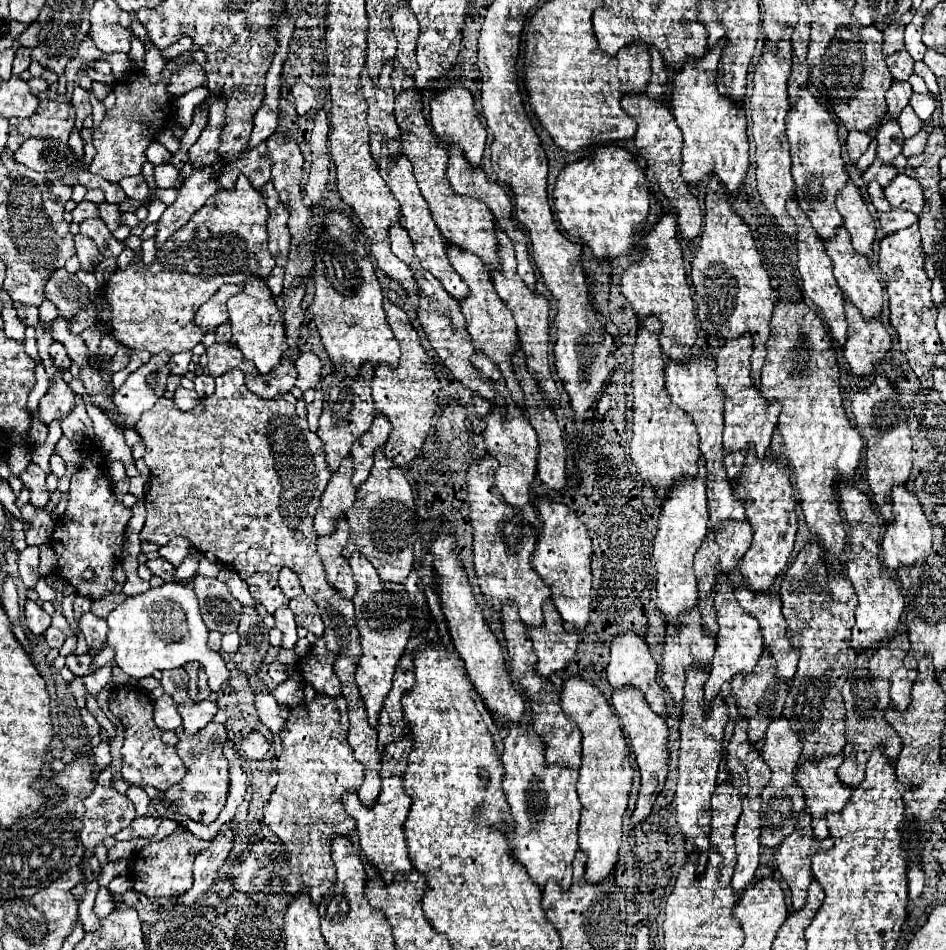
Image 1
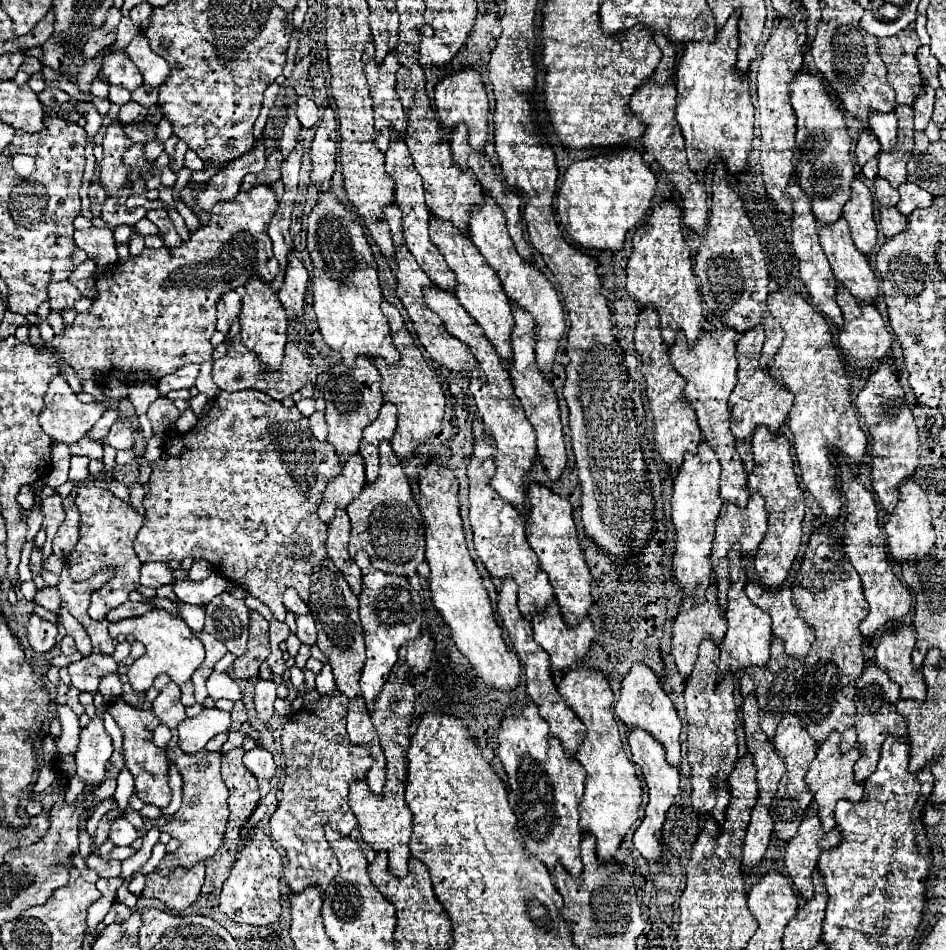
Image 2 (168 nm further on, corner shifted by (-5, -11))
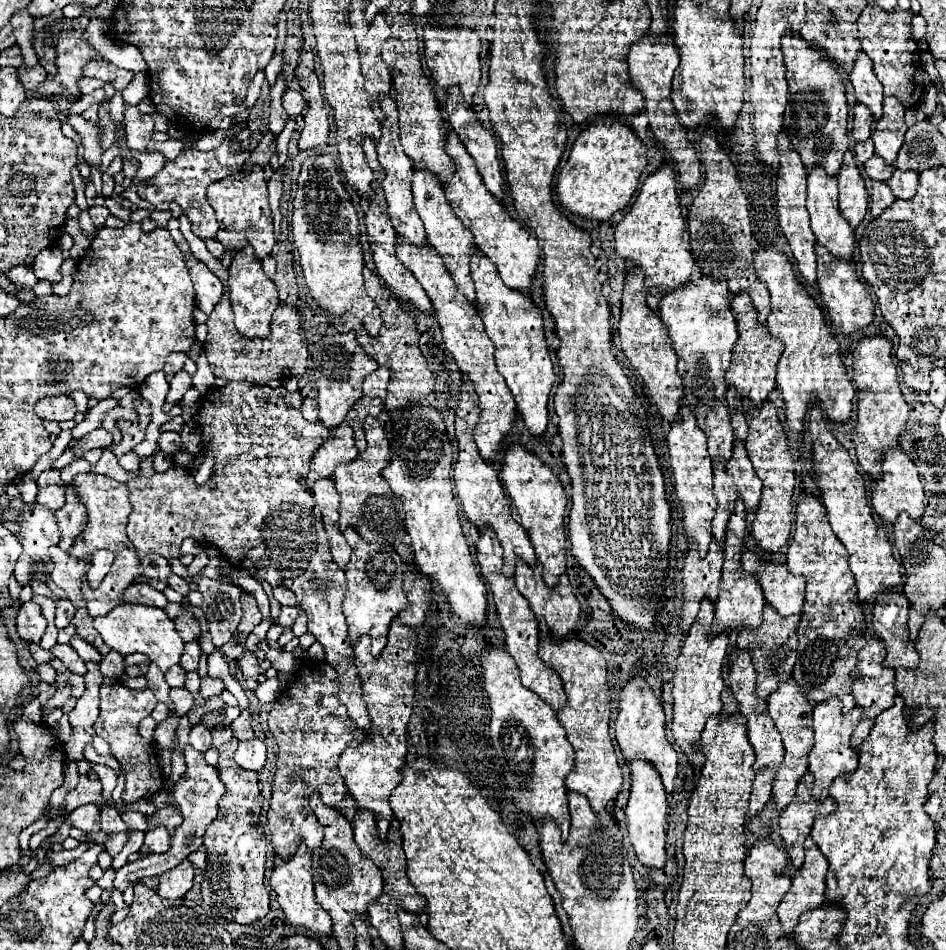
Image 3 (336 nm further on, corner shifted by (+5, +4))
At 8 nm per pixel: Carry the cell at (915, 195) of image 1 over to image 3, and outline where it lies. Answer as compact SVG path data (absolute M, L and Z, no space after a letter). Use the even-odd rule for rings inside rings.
M895 170L893 176L887 180L887 186L893 190L895 198L901 198L901 200L911 200L917 192L917 184L919 184L917 174L903 172L903 170Z

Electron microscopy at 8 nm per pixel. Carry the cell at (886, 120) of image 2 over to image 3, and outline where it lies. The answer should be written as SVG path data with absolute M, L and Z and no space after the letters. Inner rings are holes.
M863 52L857 58L859 60L855 60L853 72L851 72L851 84L855 88L857 100L861 104L865 104L873 112L873 116L877 120L877 118L881 118L881 102L883 102L881 82L873 74L871 60Z

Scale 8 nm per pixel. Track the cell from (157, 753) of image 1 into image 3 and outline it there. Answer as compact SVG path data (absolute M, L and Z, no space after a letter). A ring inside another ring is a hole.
M119 682L101 686L101 714L95 724L95 734L99 734L105 742L109 742L111 754L119 760L121 768L125 770L125 788L123 788L121 798L127 804L137 802L141 798L149 798L149 796L157 794L163 786L163 774L159 770L157 750L137 730L139 722L153 712L155 704L157 704L157 698L153 696L153 692L149 688L131 690Z

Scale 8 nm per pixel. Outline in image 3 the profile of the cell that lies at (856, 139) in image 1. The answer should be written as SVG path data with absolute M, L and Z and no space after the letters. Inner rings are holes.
M857 104L855 114L853 114L853 140L863 142L871 136L873 130L873 114L867 106Z

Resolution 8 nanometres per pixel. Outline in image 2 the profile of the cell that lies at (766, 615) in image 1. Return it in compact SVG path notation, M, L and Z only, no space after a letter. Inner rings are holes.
M747 583L745 593L753 605L765 611L773 621L773 637L779 637L785 645L785 653L803 661L815 641L815 633L807 627L791 601L791 589L769 589L759 583Z

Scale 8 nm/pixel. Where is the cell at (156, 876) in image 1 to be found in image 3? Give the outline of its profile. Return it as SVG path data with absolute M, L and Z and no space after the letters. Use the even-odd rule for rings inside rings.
M183 860L173 870L159 876L157 894L165 899L178 899L193 886L193 866L189 860Z

